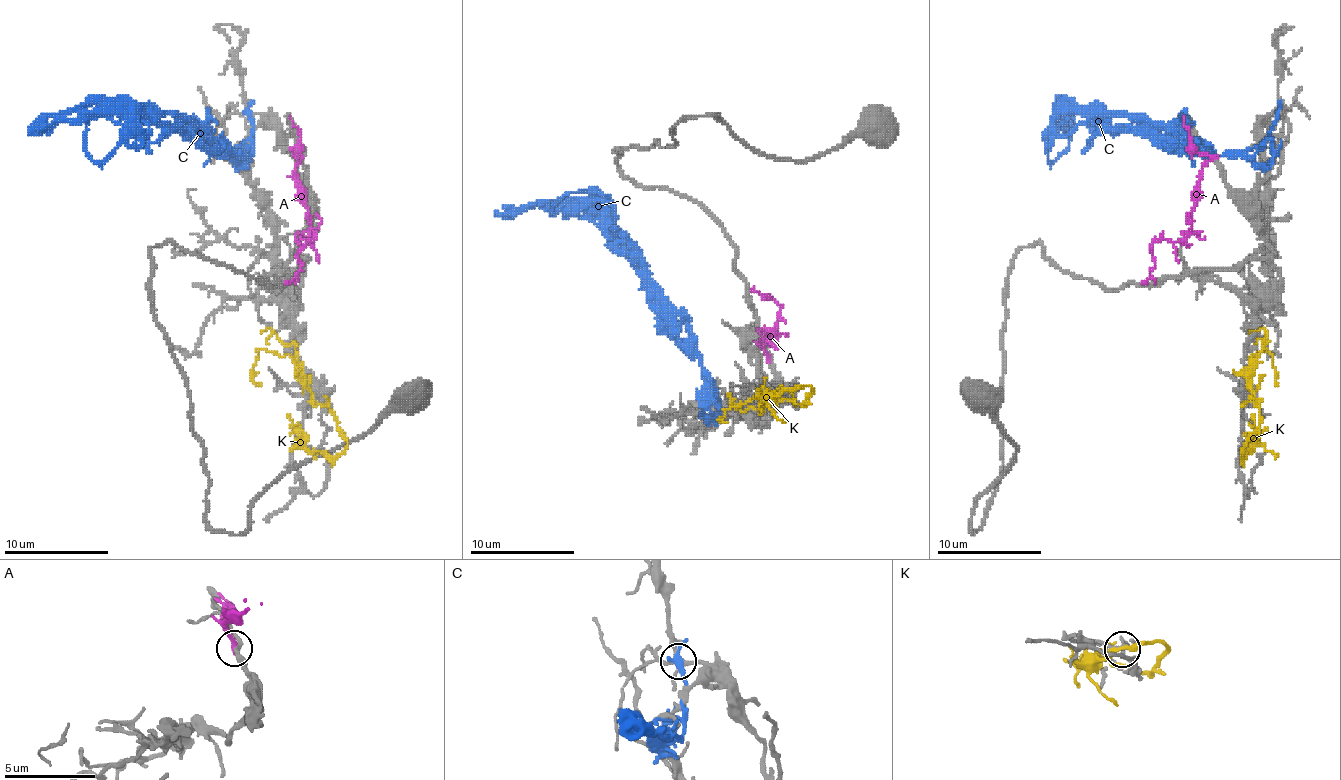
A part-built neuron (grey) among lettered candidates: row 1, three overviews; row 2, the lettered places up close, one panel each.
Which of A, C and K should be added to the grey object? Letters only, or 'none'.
none

